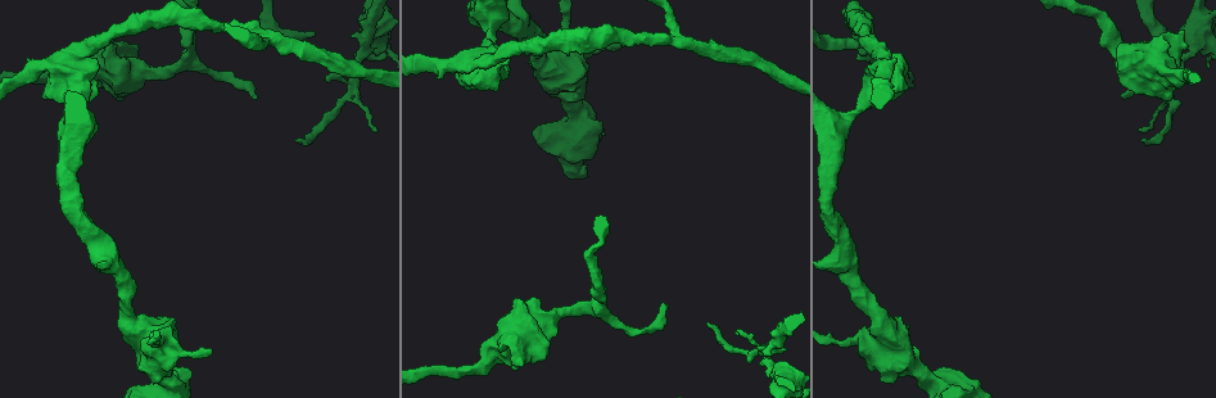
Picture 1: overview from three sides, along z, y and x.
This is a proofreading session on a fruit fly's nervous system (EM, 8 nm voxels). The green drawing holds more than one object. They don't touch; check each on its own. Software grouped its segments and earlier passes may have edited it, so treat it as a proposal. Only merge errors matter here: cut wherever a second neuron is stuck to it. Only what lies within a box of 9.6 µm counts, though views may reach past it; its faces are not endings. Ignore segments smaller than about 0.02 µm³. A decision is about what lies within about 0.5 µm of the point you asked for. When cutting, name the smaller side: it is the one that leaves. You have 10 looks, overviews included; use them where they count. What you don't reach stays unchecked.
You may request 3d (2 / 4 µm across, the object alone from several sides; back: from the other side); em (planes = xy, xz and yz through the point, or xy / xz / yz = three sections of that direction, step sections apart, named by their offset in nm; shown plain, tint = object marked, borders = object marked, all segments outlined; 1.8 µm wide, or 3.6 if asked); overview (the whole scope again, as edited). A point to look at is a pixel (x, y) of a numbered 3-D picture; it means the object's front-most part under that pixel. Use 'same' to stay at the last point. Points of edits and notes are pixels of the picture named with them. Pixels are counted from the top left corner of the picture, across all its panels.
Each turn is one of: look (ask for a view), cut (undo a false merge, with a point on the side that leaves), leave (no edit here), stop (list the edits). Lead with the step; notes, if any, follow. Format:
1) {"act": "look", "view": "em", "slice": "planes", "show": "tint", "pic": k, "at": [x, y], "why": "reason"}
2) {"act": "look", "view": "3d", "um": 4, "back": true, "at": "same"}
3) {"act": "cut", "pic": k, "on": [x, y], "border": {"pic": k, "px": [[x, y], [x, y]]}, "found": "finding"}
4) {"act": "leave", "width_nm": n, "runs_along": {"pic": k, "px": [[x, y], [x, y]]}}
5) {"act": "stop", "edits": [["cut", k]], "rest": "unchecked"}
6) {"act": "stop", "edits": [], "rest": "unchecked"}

{"act": "look", "view": "3d", "um": 4, "back": true, "pic": 1, "at": [567, 59], "why": "a narrow waist"}

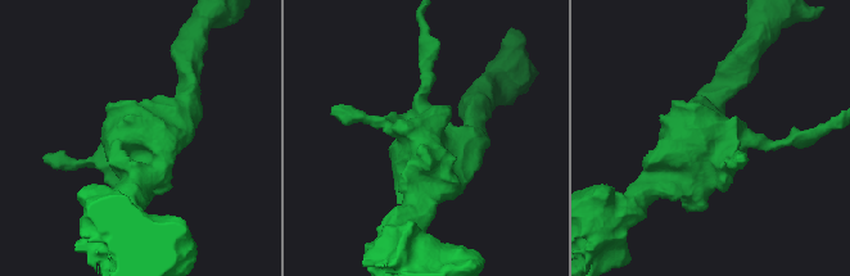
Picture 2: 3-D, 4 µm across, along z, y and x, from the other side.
{"act": "look", "view": "em", "um": 3.6, "slice": "planes", "show": "tint", "pic": 2, "at": [714, 140], "arms": 4}

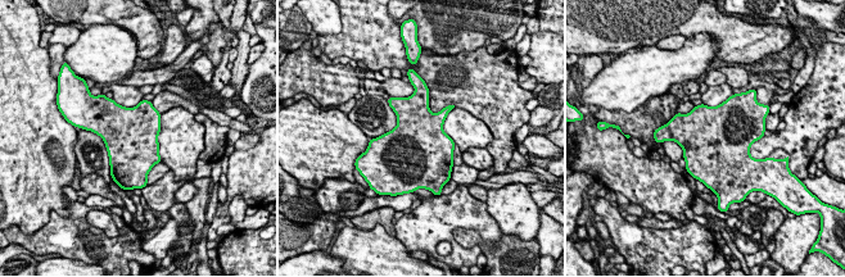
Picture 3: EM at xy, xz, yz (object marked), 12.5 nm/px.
{"act": "leave", "found": "continuous, no second neuron"}

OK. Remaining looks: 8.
{"act": "look", "view": "em", "um": 3.6, "slice": "planes", "show": "borders", "pic": 1, "at": [472, 65], "why": "four-way junction"}

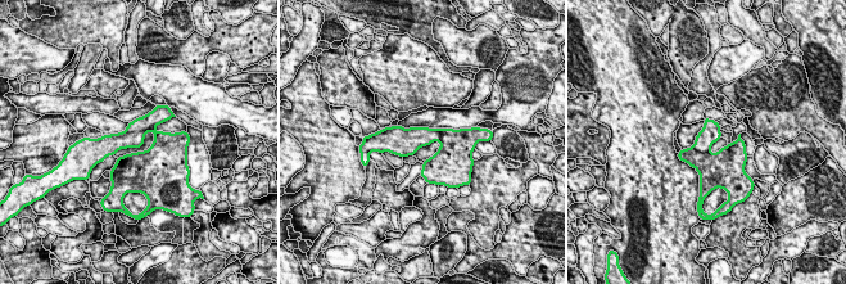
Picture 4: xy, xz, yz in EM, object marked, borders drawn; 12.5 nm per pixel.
{"act": "leave", "runs_along": {"pic": 4, "px": [[385, 142], [446, 136], [460, 144]]}, "found": "all the same neuron"}

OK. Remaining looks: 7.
{"act": "look", "view": "em", "slice": "planes", "show": "tint", "pic": 1, "at": [260, 34]}

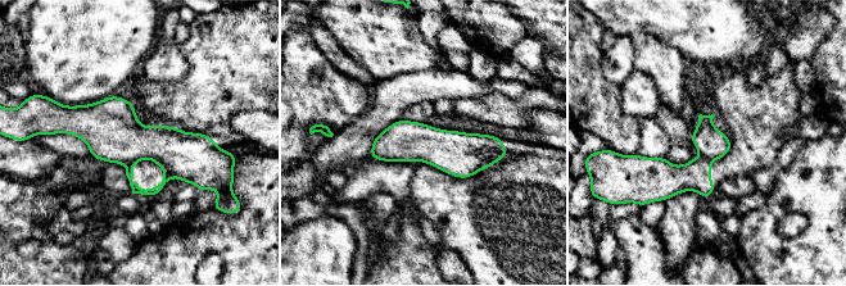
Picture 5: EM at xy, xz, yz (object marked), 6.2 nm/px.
{"act": "leave", "runs_along": {"pic": 5, "px": [[60, 128], [213, 149]]}, "found": "all the same neuron"}

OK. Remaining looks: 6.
{"act": "look", "view": "3d", "um": 4, "pic": 1, "at": [766, 364], "why": "two arms in line, one across"}

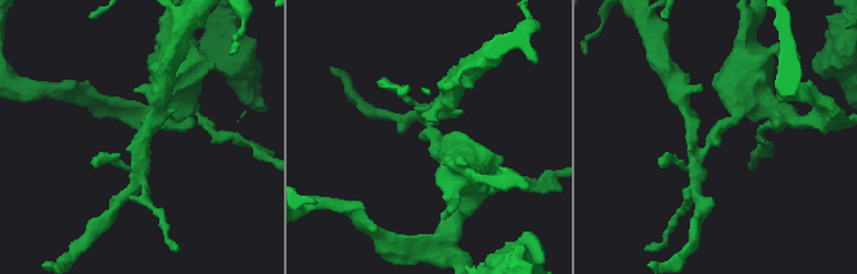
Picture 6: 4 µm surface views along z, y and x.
{"act": "look", "view": "em", "slice": "planes", "show": "tint", "pic": 6, "at": [430, 134], "why": "now the EM"}

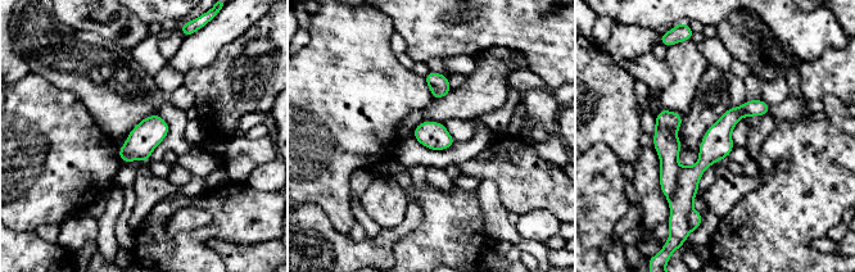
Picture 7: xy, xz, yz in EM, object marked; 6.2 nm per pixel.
{"act": "cut", "pic": 7, "on": [668, 145], "border": {"pic": 7, "px": [[681, 168], [677, 189], [668, 199]]}, "found": "two neurons meet here"}

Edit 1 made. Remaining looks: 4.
{"act": "stop", "edits": [["cut", 7]], "rest": "unchecked"}

